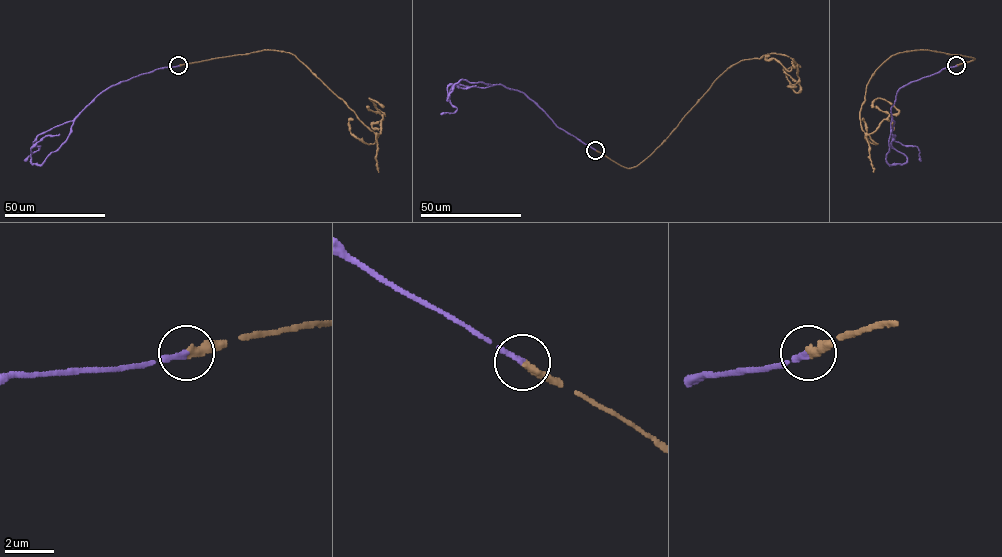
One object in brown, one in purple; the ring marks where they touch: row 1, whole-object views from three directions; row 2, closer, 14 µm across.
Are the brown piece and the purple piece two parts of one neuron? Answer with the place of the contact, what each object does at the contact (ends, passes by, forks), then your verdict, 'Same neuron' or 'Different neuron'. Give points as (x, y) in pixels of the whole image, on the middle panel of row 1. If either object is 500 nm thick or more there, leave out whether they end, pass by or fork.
Place: (595, 150). At the ring brown ends. At the ring purple ends. Same neuron

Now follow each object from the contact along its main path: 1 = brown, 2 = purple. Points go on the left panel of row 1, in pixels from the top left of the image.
1: (178, 65), (264, 50), (282, 51), (295, 56), (373, 132), (380, 132), (383, 114), (369, 98), (384, 106)
2: (178, 65), (101, 92), (75, 119), (67, 139), (41, 164), (31, 162), (30, 149), (46, 136), (59, 134)

